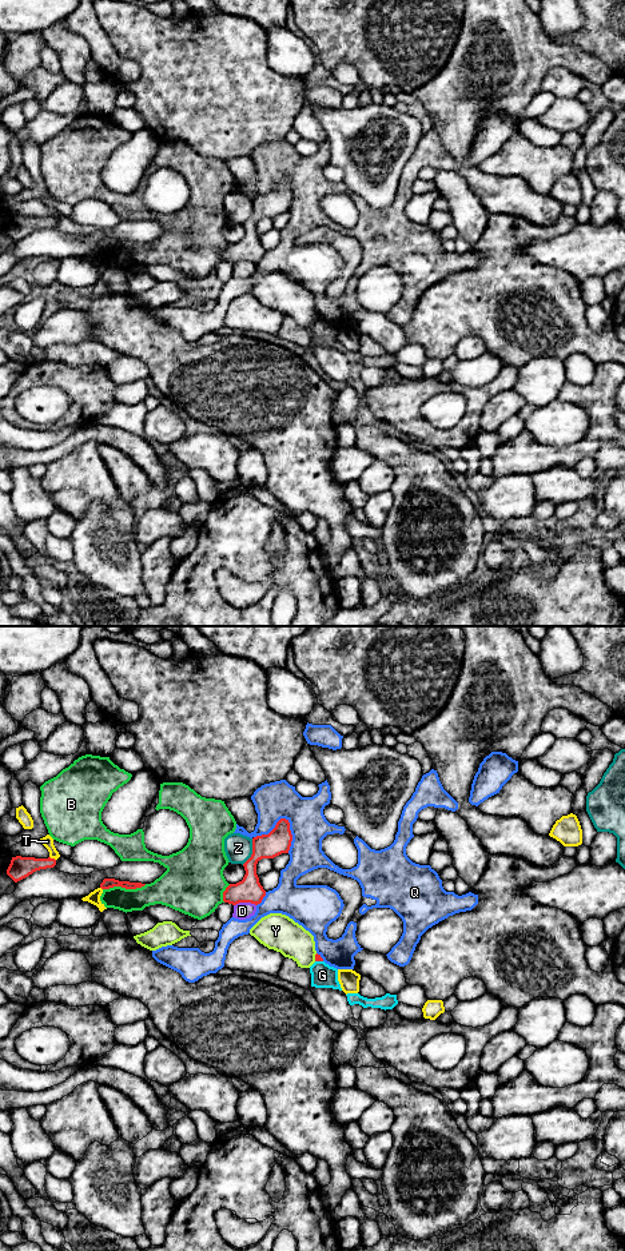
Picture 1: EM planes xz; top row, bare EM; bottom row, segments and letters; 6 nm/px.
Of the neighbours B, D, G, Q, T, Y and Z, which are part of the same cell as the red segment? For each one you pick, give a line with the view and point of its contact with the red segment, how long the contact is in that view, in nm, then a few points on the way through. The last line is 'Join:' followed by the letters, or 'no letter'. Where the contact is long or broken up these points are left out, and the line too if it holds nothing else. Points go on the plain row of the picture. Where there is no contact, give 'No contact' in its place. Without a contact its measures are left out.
Join: no letter

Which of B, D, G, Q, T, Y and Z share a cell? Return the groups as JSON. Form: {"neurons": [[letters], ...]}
{"neurons": [["B"], ["D"], ["G"], ["Q"], ["T"], ["Y"], ["Z"]]}

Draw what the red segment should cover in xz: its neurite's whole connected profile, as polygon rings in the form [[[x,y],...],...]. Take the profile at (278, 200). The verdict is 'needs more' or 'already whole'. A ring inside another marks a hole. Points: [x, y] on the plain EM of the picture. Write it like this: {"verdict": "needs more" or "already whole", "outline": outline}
{"verdict": "already whole", "outline": [[[280,178],[268,194],[252,198],[252,214],[243,223],[246,234],[242,240],[230,243],[223,251],[223,260],[236,264],[239,262],[260,263],[266,250],[259,242],[256,223],[262,218],[274,218],[282,212],[288,212],[292,200],[290,182]]]}

